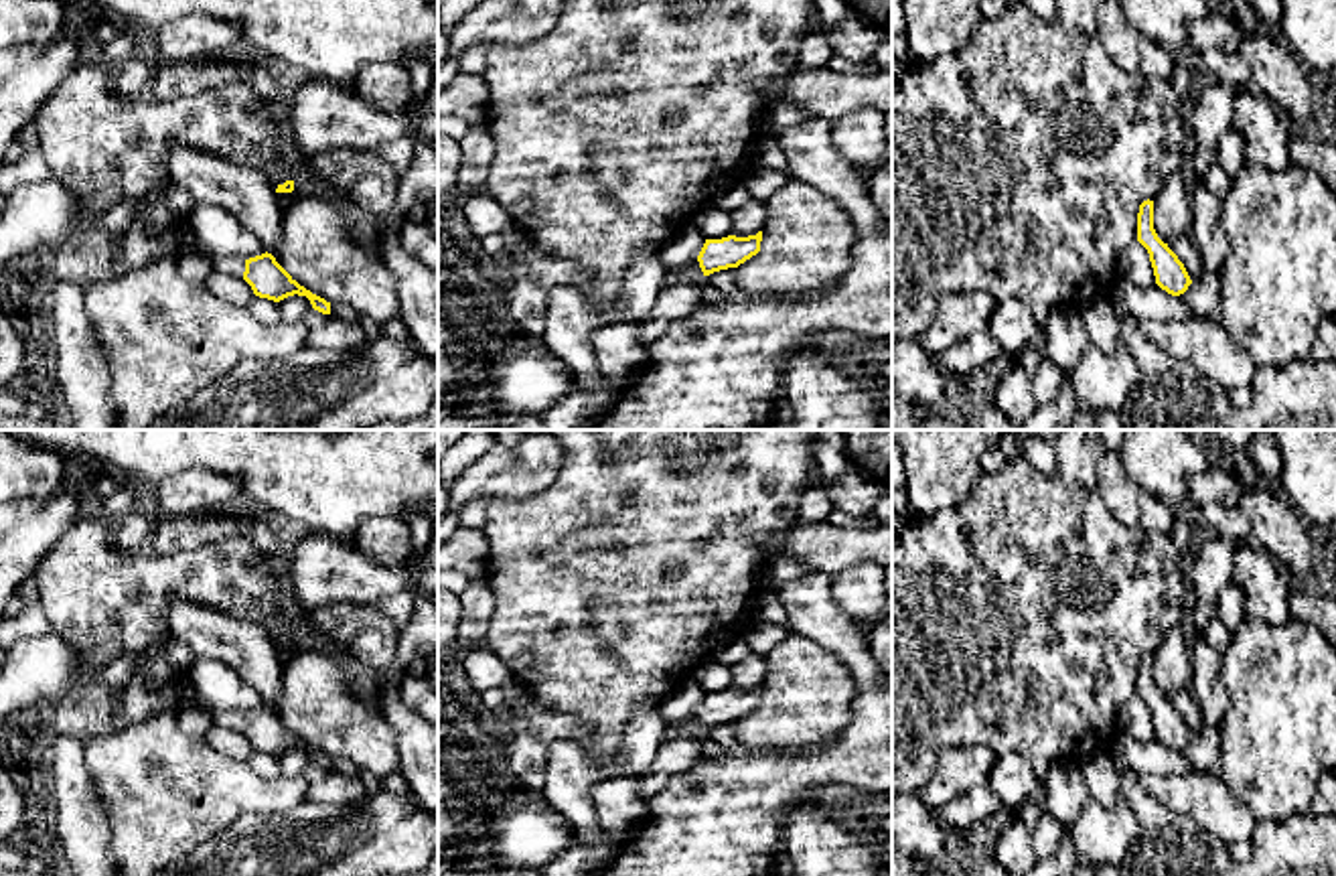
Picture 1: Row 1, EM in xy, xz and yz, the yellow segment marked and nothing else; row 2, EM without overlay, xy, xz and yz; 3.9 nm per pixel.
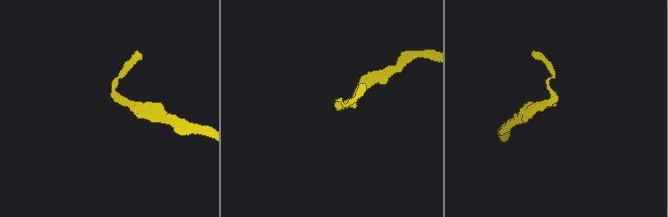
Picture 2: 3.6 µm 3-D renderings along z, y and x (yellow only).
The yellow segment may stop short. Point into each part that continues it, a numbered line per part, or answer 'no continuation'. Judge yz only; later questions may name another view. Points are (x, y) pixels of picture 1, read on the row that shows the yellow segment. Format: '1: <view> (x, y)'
no continuation

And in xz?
1: xz (690, 274)

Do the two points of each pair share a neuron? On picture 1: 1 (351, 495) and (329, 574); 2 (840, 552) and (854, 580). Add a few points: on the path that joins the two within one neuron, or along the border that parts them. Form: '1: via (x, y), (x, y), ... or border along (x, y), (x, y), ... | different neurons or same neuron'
1: border along (311, 532), (351, 542) | different neurons
2: border along (870, 560), (848, 564), (834, 576) | different neurons

